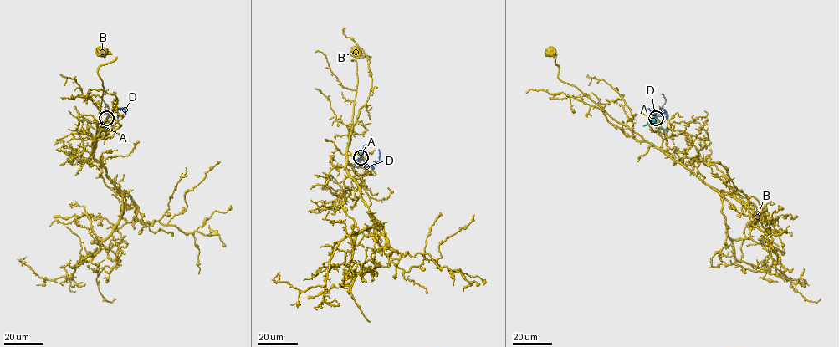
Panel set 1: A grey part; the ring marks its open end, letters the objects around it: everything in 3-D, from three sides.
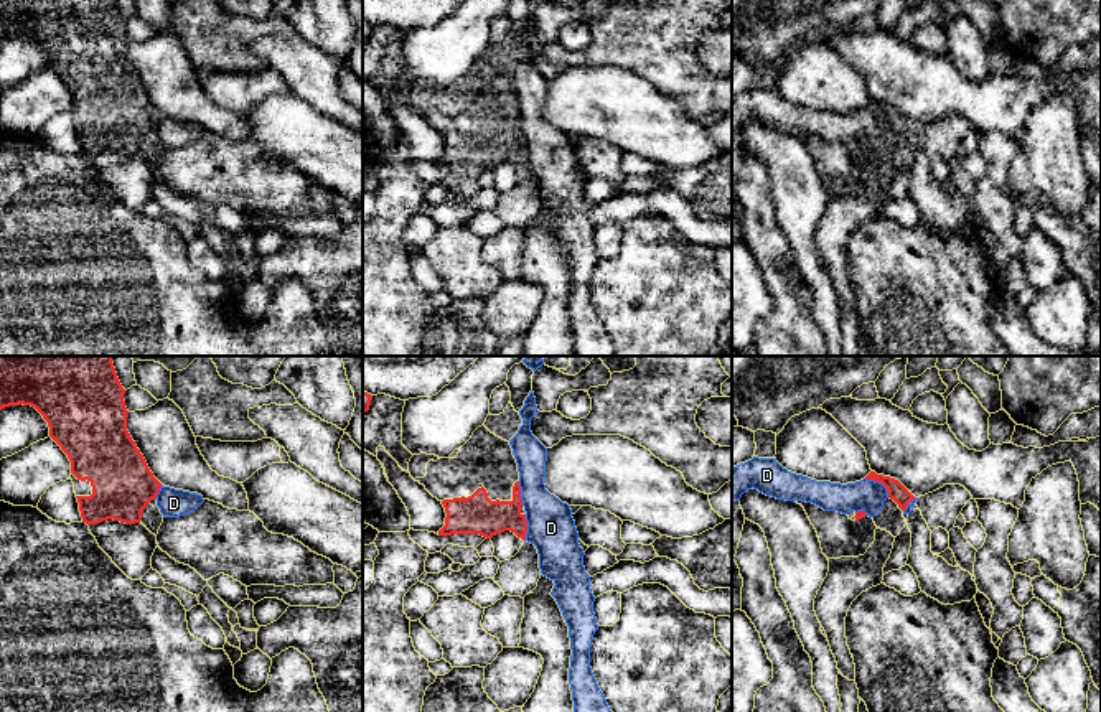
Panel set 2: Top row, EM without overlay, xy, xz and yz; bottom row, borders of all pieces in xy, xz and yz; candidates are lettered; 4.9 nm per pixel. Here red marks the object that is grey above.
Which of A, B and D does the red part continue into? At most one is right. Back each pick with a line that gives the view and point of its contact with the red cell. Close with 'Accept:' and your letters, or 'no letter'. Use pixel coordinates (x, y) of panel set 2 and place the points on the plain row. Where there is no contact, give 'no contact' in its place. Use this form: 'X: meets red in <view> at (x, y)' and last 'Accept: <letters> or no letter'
A: no contact
Accept: A

